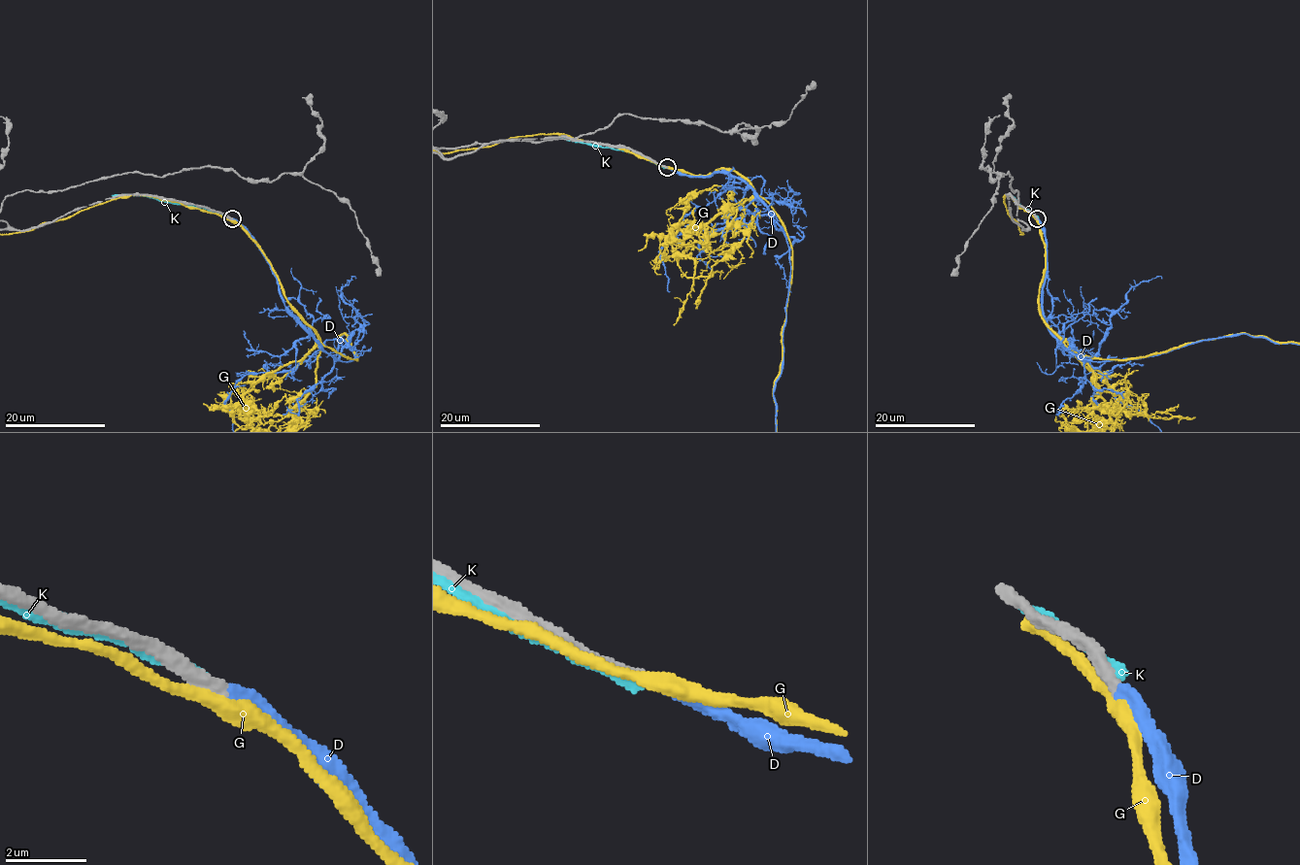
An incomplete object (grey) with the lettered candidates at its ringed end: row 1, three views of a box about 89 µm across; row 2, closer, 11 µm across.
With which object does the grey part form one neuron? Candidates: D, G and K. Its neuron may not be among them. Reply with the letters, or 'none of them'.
D

